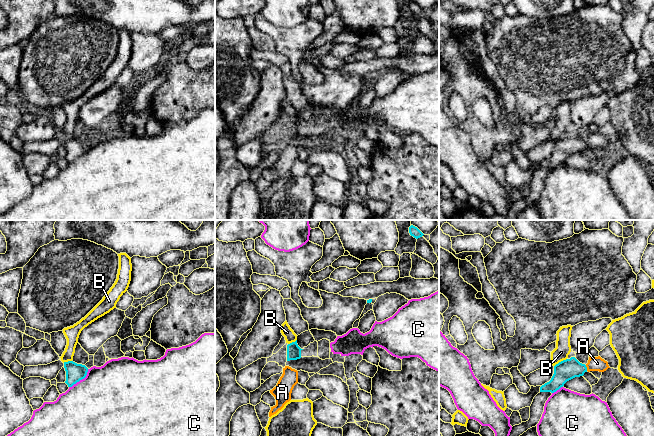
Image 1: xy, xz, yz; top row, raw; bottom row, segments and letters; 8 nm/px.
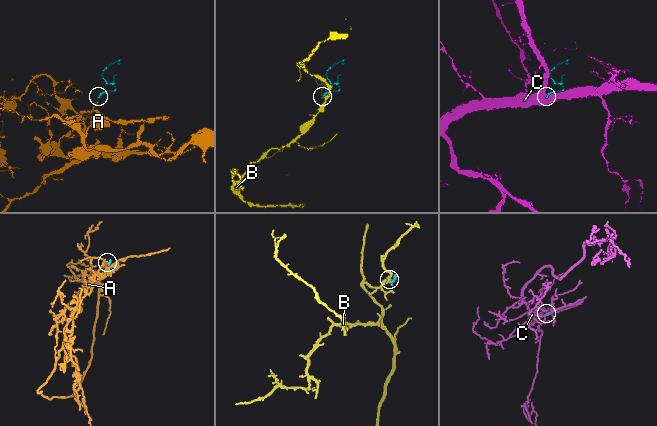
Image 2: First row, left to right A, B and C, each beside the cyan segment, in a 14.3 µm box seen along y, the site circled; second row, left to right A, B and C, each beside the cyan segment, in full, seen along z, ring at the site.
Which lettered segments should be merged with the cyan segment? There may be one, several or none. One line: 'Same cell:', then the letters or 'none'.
Same cell: A

